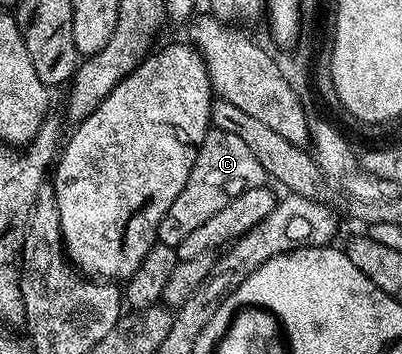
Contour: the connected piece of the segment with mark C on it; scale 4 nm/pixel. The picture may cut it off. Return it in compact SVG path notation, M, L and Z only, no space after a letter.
M210 128L199 147L183 191L179 191L175 203L167 207L167 215L163 215L159 223L158 242L176 247L183 243L183 239L187 239L187 235L191 235L191 231L203 227L203 223L207 223L211 215L219 215L219 211L223 211L223 207L227 207L231 199L243 195L243 191L251 187L266 184L266 181L267 174L263 171L263 163L259 163L259 159L251 155L247 143L243 143L239 135L227 135L227 131Z

